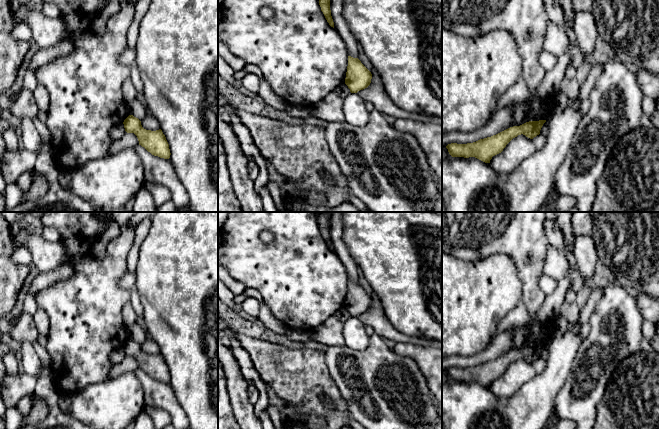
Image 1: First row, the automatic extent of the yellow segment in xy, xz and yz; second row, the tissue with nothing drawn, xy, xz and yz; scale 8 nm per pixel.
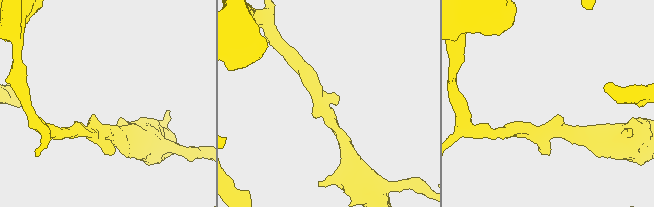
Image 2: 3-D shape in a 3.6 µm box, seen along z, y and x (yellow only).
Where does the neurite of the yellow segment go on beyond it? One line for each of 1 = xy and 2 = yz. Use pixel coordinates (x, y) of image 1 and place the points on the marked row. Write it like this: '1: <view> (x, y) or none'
1: none
2: none

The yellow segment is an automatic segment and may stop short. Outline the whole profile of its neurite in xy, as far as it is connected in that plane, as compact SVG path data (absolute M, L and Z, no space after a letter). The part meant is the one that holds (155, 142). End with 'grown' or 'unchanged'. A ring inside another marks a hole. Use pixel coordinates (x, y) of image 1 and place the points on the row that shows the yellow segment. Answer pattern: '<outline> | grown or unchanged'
M129 115L123 122L127 133L134 133L139 141L139 145L144 147L148 152L160 158L169 159L170 149L162 130L146 130L142 127L141 121Z | unchanged

